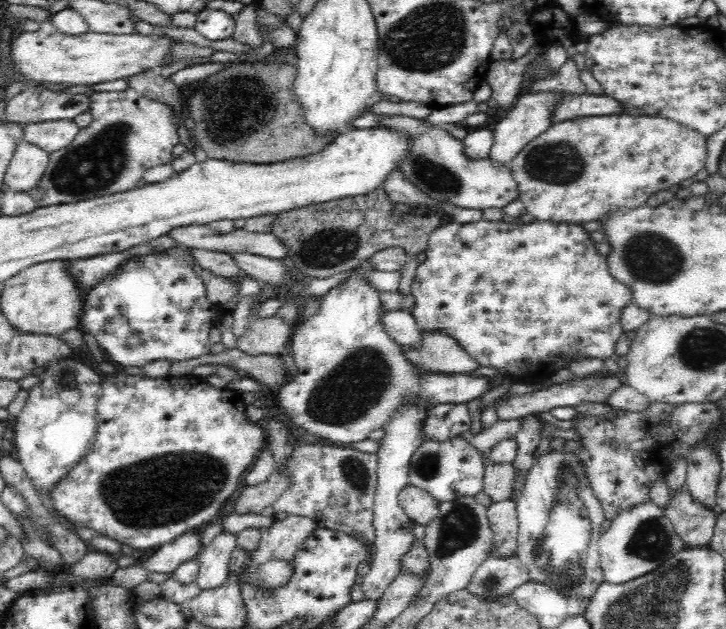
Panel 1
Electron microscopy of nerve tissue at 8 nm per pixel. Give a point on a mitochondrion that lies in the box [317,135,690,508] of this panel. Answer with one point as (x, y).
(649, 257)

